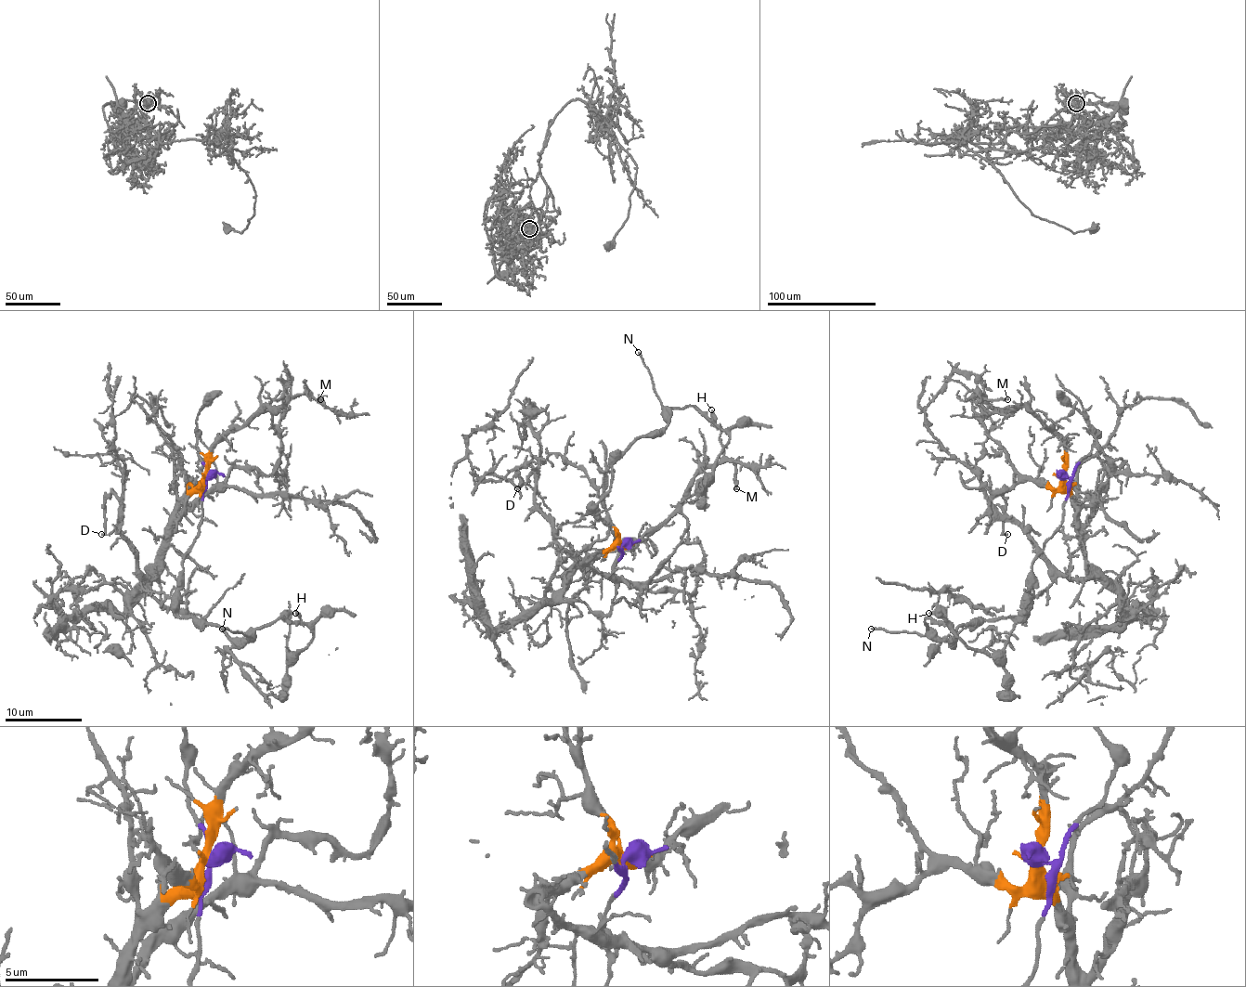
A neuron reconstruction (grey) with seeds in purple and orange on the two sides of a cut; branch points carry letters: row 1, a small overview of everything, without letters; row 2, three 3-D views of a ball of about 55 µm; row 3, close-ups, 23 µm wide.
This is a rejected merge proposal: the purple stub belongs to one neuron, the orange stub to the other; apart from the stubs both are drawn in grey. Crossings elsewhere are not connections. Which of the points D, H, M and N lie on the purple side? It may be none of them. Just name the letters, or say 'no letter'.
H, N

